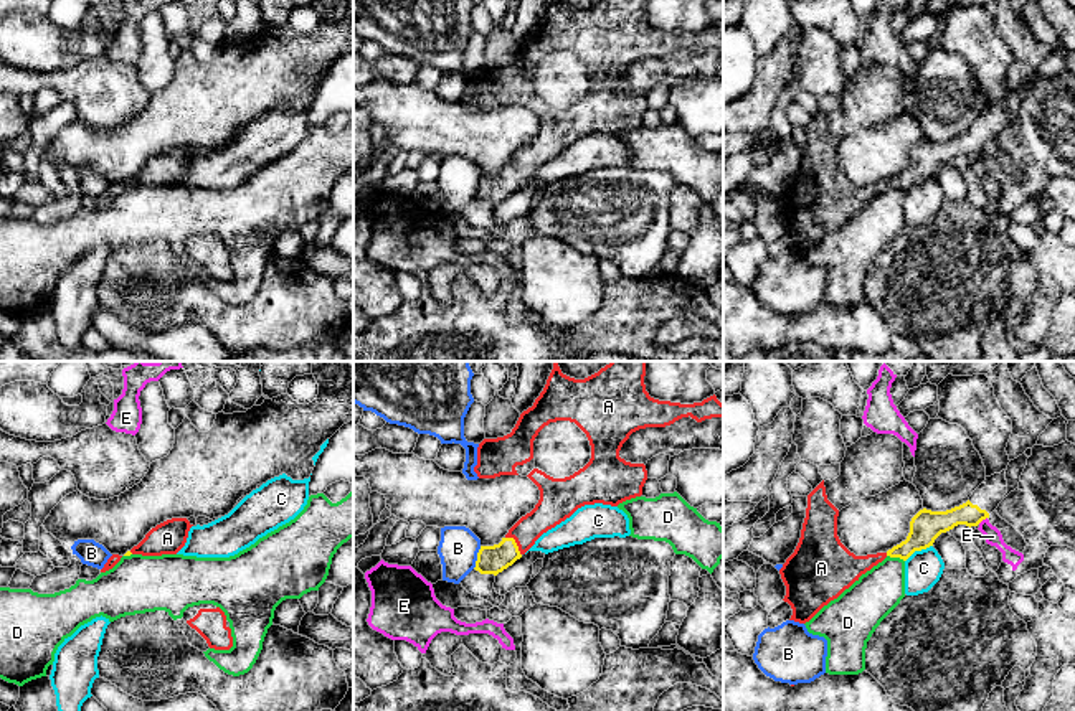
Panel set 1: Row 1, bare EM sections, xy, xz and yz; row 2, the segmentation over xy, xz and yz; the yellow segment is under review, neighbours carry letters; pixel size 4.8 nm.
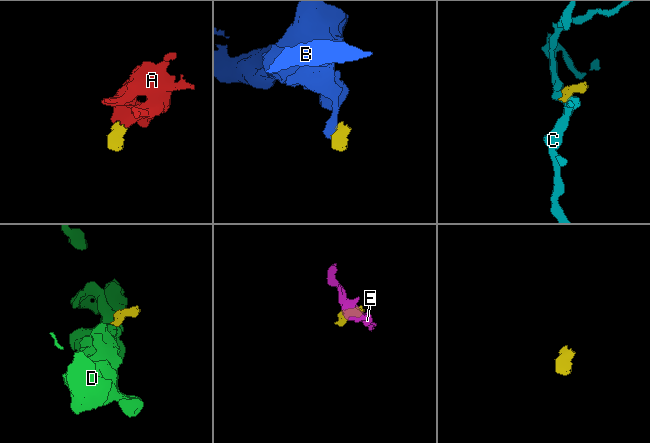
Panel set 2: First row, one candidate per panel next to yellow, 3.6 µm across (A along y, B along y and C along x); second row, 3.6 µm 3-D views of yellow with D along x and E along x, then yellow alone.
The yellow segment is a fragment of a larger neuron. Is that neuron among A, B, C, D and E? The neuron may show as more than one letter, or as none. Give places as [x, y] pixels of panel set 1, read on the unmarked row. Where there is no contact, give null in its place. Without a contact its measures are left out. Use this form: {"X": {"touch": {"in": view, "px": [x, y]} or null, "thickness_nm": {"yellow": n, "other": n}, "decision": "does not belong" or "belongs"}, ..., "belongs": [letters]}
{"A": {"touch": {"in": "xz", "px": [516, 174]}, "thickness_nm": {"yellow": 140, "other": 160}, "decision": "belongs"}, "B": {"touch": {"in": "xz", "px": [478, 188]}, "thickness_nm": {"yellow": 140, "other": 190}, "decision": "does not belong"}, "C": {"touch": {"in": "yz", "px": [918, 180]}, "thickness_nm": {"yellow": 160, "other": 180}, "decision": "does not belong"}, "D": {"touch": {"in": "yz", "px": [895, 187]}, "thickness_nm": {"yellow": 160, "other": 220}, "decision": "does not belong"}, "E": {"touch": {"in": "yz", "px": [981, 150]}, "thickness_nm": {"yellow": 140, "other": 80}, "decision": "does not belong"}, "belongs": ["A"]}

